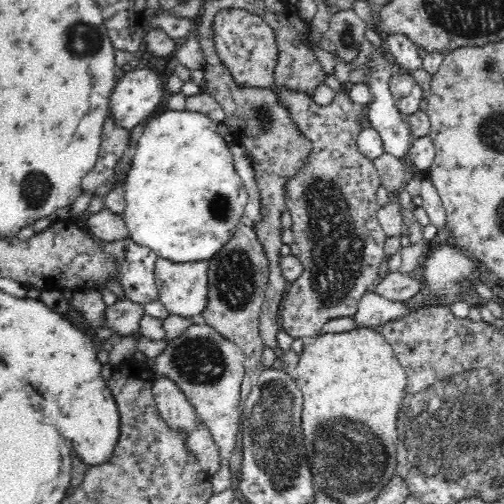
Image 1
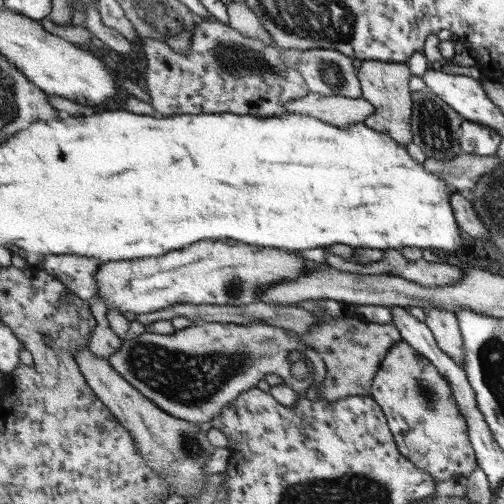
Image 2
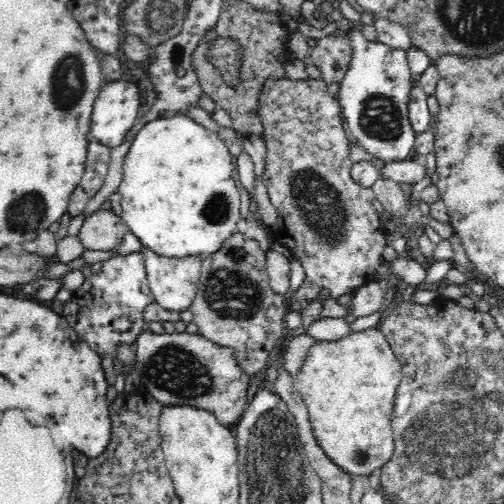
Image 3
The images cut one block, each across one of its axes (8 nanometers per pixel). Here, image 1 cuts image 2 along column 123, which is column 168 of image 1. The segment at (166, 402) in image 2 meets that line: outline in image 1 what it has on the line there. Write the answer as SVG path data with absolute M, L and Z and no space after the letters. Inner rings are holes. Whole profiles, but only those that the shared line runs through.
M196 320L184 332L184 336L170 342L170 346L164 350L162 356L158 356L154 362L148 358L148 364L146 364L148 368L154 366L158 374L170 376L182 388L182 392L188 396L188 402L194 406L198 420L202 420L202 424L210 430L216 446L220 448L220 468L212 476L212 490L214 490L212 496L218 496L230 490L230 486L234 484L230 458L236 452L236 438L240 436L238 424L242 420L240 420L238 406L240 406L242 382L246 374L244 362L246 362L246 354L236 342L224 338L212 326Z

